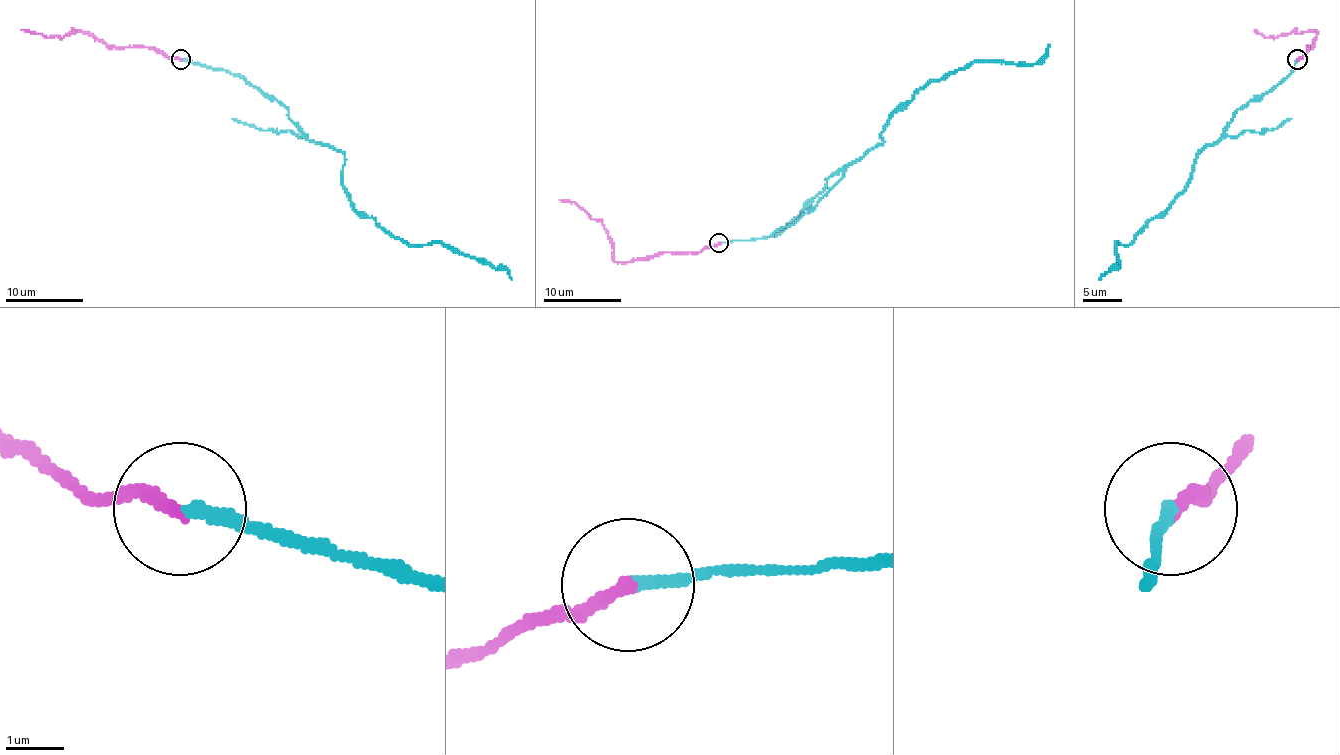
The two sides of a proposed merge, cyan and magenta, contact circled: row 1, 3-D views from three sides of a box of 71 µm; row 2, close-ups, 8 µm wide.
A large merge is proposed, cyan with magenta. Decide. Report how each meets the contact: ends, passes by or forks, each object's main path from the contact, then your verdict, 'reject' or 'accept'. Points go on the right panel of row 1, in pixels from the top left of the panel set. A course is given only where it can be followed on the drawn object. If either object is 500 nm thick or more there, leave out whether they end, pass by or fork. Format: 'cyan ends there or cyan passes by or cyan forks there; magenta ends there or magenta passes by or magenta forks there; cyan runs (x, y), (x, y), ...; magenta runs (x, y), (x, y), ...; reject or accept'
cyan ends there; magenta ends there; cyan runs (1297, 59), (1196, 155), (1173, 204), (1128, 245), (1114, 243), (1118, 268), (1099, 280); magenta runs (1297, 59), (1306, 51), (1316, 31), (1291, 31), (1266, 37), (1254, 29); reject

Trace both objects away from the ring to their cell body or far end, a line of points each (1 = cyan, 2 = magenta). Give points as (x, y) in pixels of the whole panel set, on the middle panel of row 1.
1: (718, 242), (778, 234), (829, 178), (883, 141), (889, 118), (931, 81), (982, 60), (1034, 64), (1050, 44)
2: (718, 242), (699, 252), (658, 252), (616, 262), (610, 236), (600, 221), (573, 201), (559, 200)

